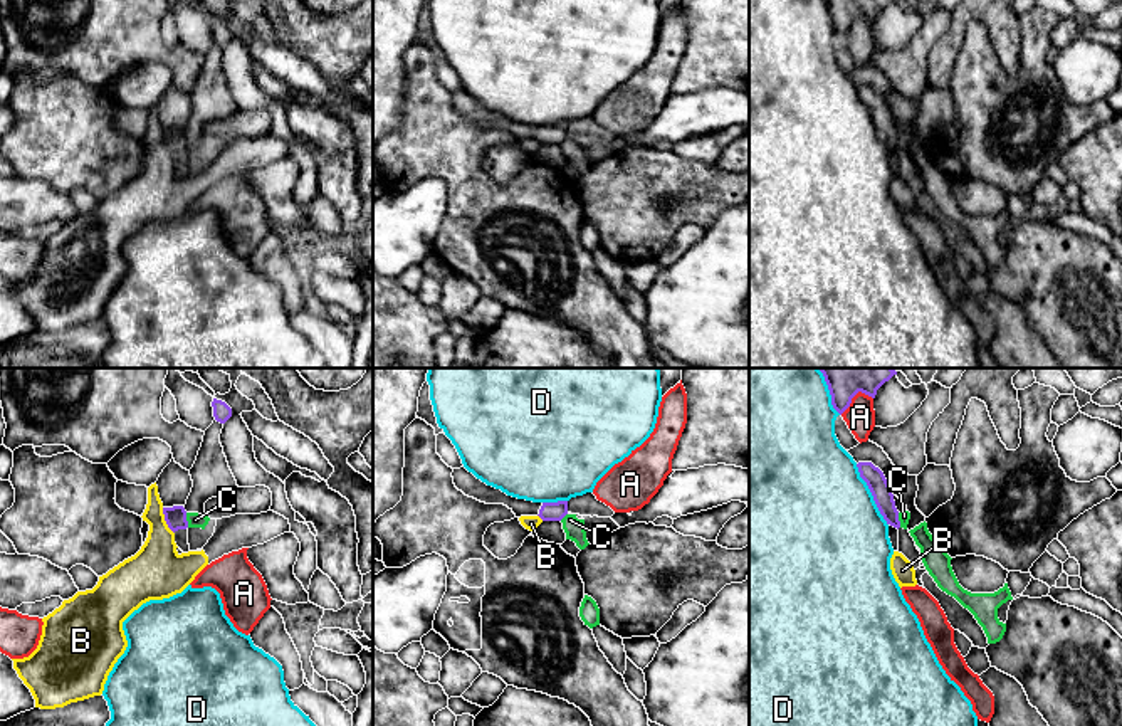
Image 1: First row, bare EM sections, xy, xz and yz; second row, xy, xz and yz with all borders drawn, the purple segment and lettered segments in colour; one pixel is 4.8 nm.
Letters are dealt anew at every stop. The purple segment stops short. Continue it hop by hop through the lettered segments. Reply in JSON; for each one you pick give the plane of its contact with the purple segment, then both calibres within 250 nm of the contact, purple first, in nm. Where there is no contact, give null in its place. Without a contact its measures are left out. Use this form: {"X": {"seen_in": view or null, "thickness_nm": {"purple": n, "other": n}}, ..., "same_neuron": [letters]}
{"same_neuron": []}

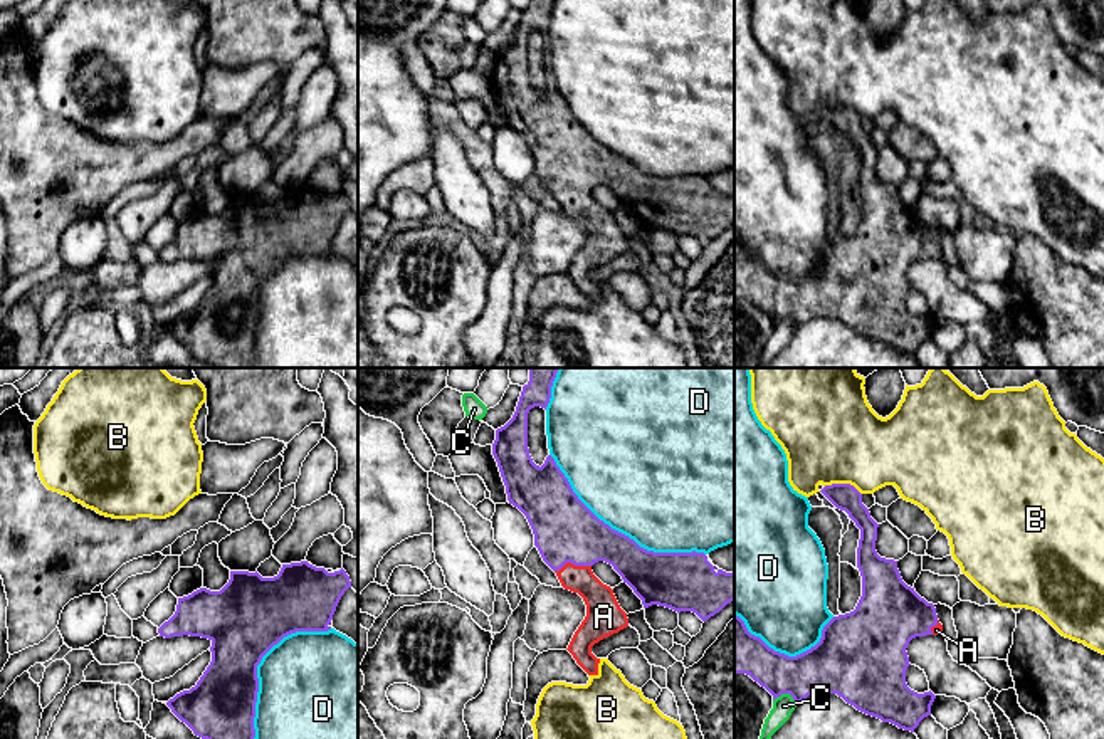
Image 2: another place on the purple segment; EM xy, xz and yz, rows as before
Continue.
{"A": {"seen_in": "xz", "thickness_nm": {"purple": 300, "other": 150}}, "same_neuron": ["A"]}

